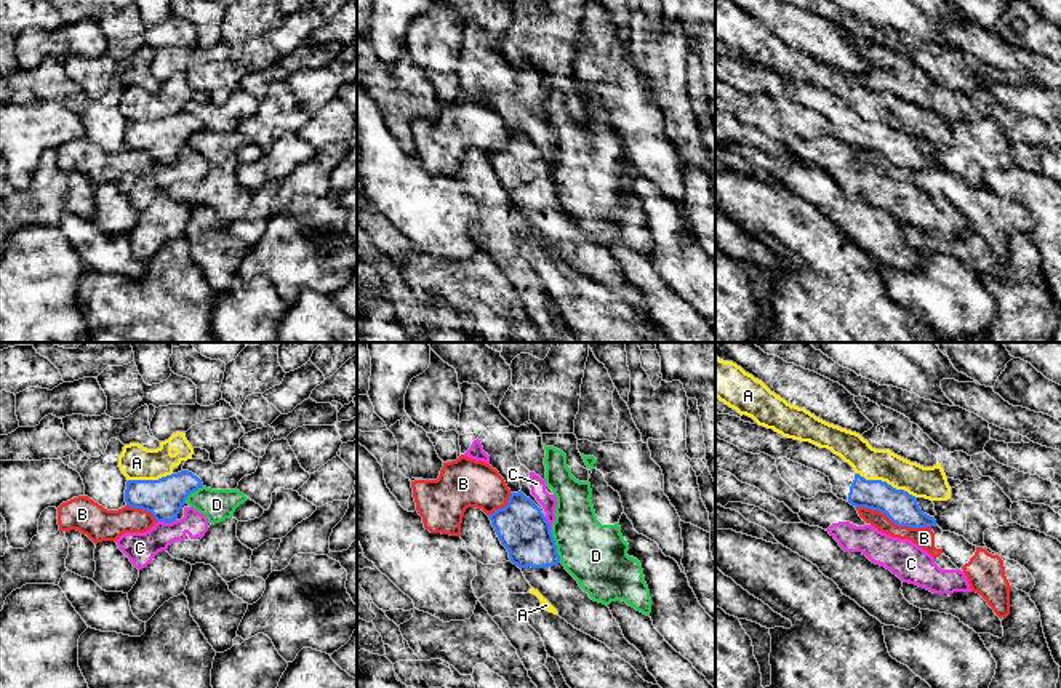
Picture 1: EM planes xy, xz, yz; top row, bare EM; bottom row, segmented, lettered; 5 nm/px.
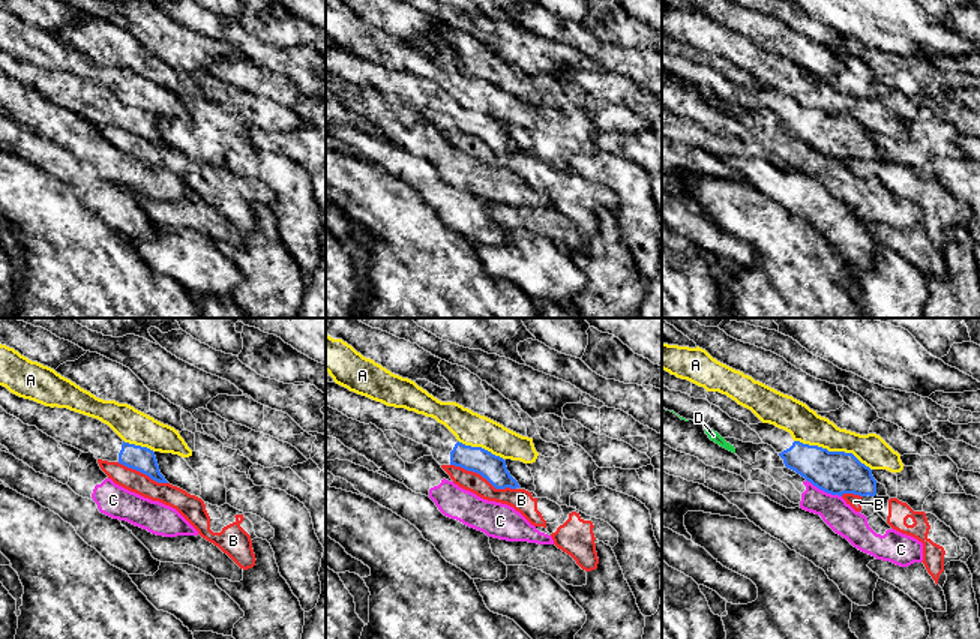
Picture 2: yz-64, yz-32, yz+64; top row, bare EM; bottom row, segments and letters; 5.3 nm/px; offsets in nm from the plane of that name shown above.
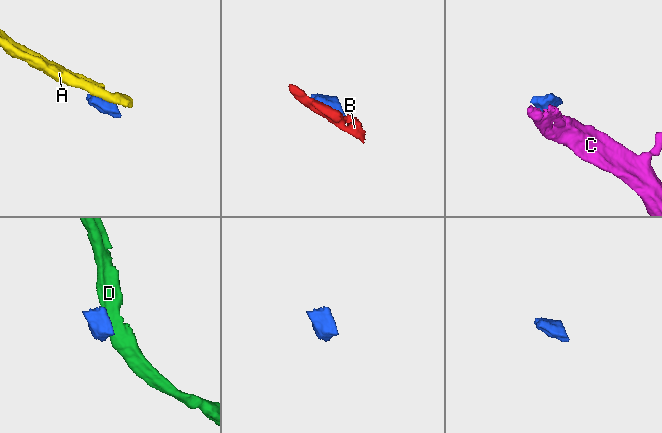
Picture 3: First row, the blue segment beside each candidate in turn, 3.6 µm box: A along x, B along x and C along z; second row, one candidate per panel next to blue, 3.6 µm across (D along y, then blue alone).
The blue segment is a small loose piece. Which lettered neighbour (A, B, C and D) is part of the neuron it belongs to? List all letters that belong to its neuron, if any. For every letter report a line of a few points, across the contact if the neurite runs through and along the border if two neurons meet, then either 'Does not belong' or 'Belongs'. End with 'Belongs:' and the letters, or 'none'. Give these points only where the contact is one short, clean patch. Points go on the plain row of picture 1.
A: Line: yz (855, 114), (866, 120), (885, 122), (916, 140). Does not belong
B: Does not belong
C: Line: xy (176, 162), (157, 164). Does not belong
D: Does not belong
Belongs: none

